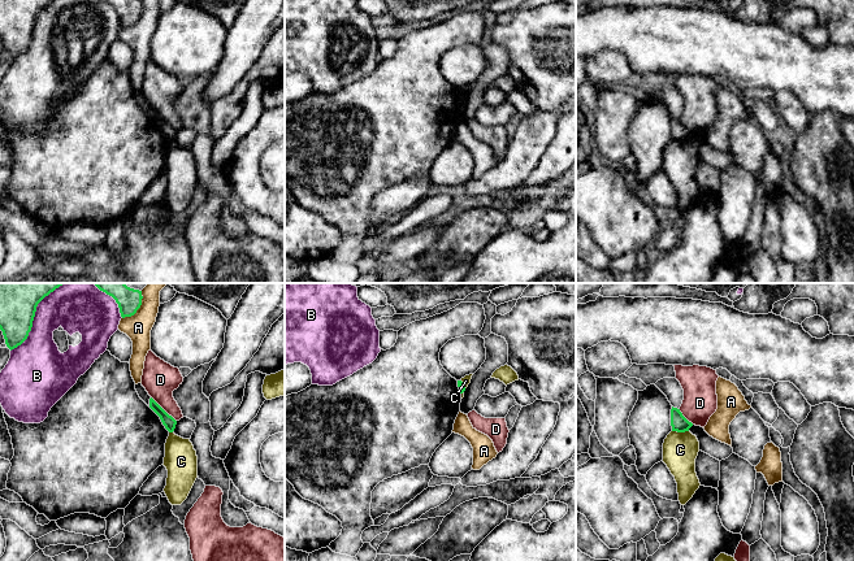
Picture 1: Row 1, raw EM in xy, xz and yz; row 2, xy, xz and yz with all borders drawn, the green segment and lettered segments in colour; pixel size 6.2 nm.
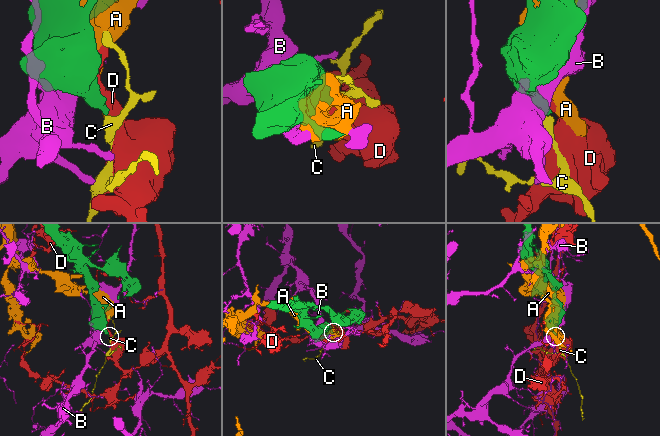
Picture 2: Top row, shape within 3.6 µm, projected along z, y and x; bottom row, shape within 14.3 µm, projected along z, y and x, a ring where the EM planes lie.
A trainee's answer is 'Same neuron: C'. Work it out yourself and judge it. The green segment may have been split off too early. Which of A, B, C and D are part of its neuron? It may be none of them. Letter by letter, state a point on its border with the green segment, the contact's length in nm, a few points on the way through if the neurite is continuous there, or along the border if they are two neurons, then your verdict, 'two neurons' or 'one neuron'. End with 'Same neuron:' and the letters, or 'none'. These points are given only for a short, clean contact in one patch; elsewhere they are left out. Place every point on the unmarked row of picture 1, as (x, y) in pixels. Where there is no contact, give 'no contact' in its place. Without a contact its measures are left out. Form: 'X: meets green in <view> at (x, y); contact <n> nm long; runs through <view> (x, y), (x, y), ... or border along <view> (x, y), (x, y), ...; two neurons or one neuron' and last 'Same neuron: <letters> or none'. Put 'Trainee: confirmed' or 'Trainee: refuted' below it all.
A: meets green in xy at (139, 16); contact 220 nm long; two neurons
B: meets green in xy at (33, 29); contact 460 nm long; two neurons
C: meets green in yz at (680, 140); contact 100 nm long; border along yz (672, 139), (688, 140); two neurons
D: meets green in xy at (163, 118); contact 220 nm long; two neurons
Same neuron: none
Trainee: refuted

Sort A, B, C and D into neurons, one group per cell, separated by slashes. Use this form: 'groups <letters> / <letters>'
groups A / B / C / D

